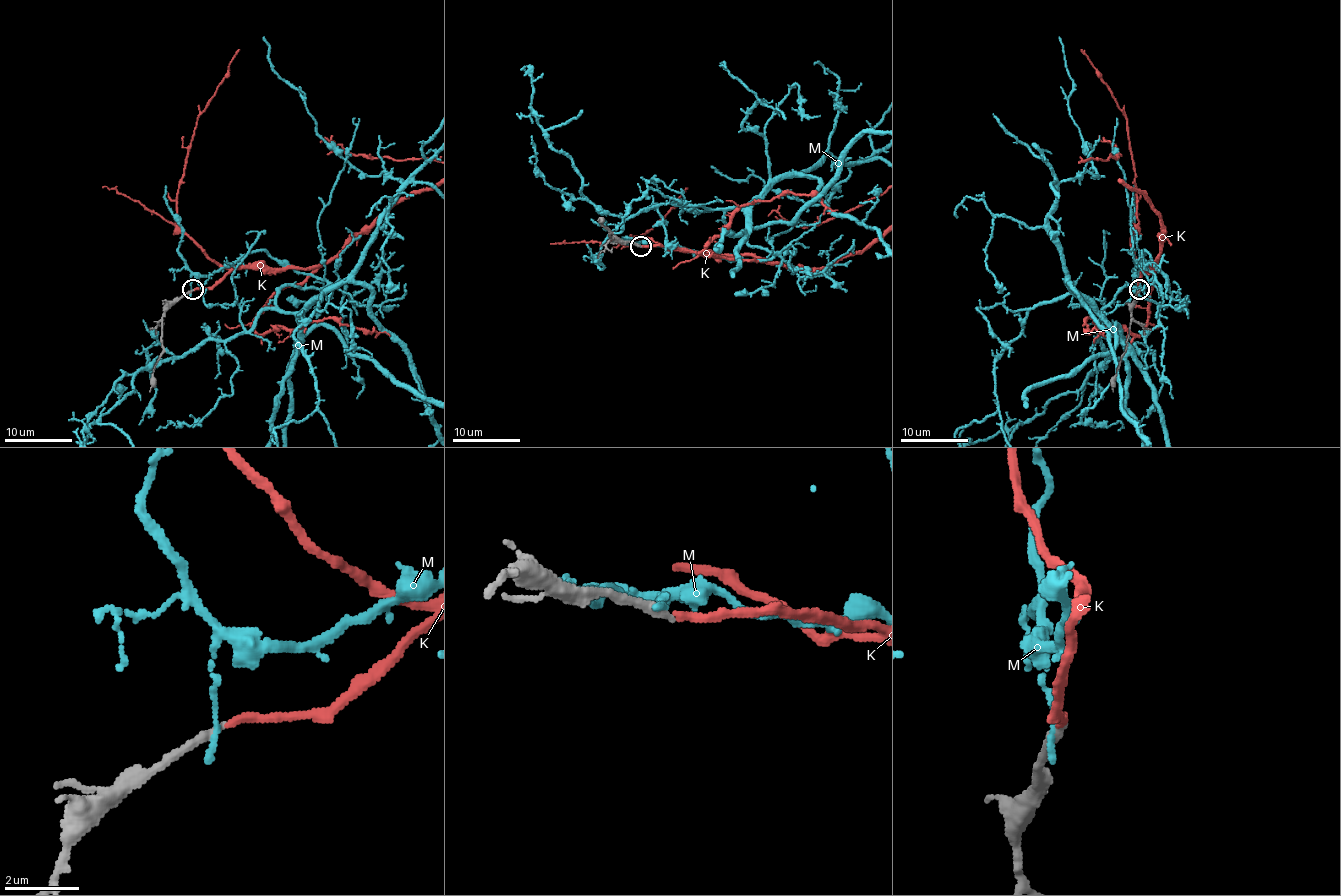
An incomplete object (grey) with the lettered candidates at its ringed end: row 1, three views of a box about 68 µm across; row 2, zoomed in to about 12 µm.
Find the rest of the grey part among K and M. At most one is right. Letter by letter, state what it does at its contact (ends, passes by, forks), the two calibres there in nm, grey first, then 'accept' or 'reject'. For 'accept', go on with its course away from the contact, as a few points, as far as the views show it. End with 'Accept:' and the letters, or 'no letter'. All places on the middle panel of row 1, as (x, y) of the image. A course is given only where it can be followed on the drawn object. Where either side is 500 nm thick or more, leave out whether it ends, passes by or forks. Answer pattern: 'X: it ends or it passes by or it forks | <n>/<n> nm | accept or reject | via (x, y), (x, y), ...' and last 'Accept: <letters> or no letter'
K: it ends | 240/200 nm | accept
M: it ends | 280/180 nm | reject
Accept: K

